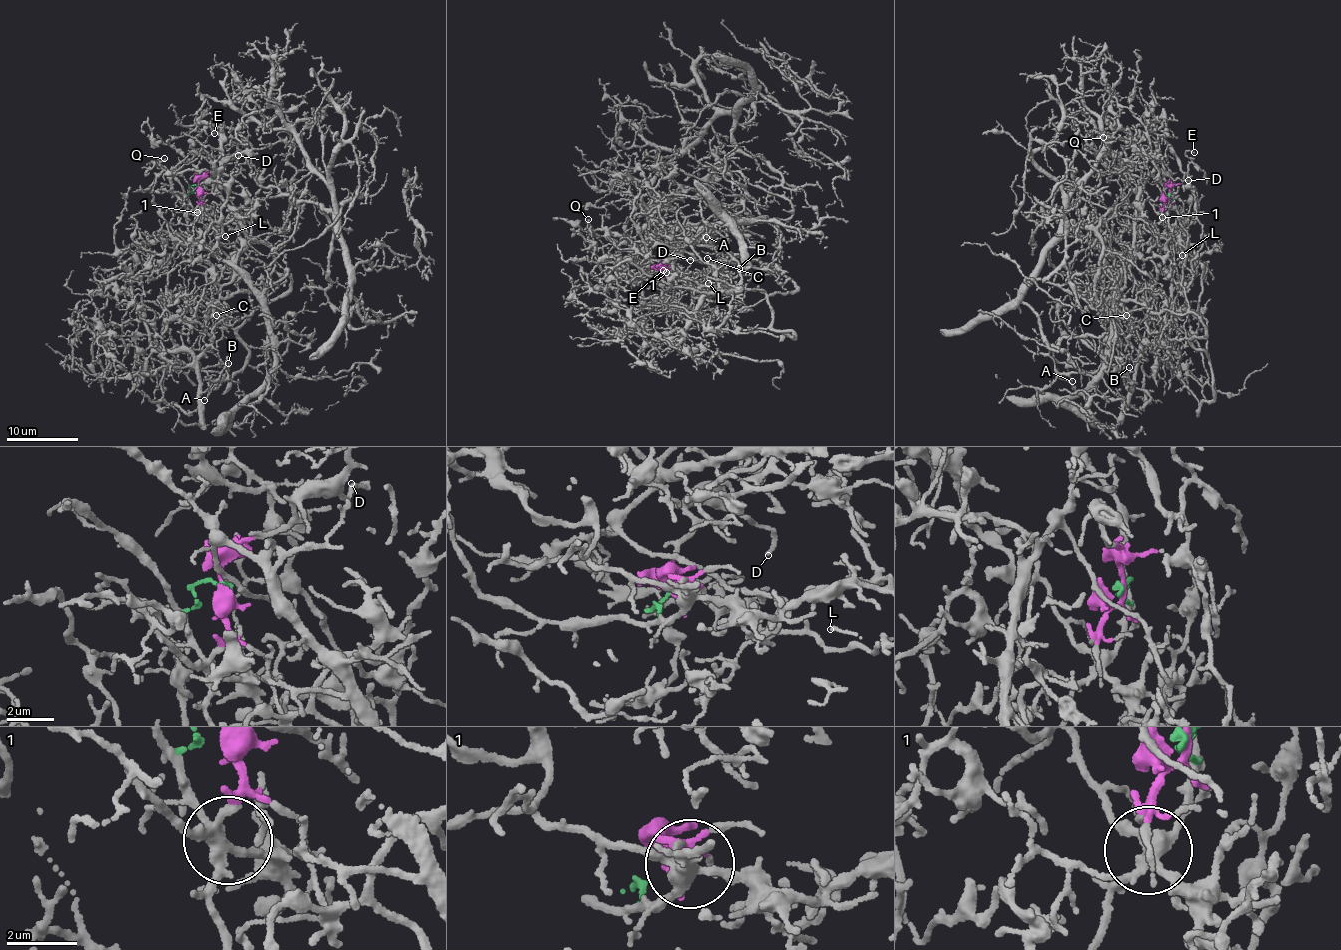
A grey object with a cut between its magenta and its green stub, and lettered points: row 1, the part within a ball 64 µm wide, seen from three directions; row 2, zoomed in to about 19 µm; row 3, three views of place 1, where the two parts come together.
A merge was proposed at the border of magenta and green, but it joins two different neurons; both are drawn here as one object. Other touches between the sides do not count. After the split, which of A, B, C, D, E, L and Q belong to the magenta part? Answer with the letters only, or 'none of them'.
D, E, L, Q

